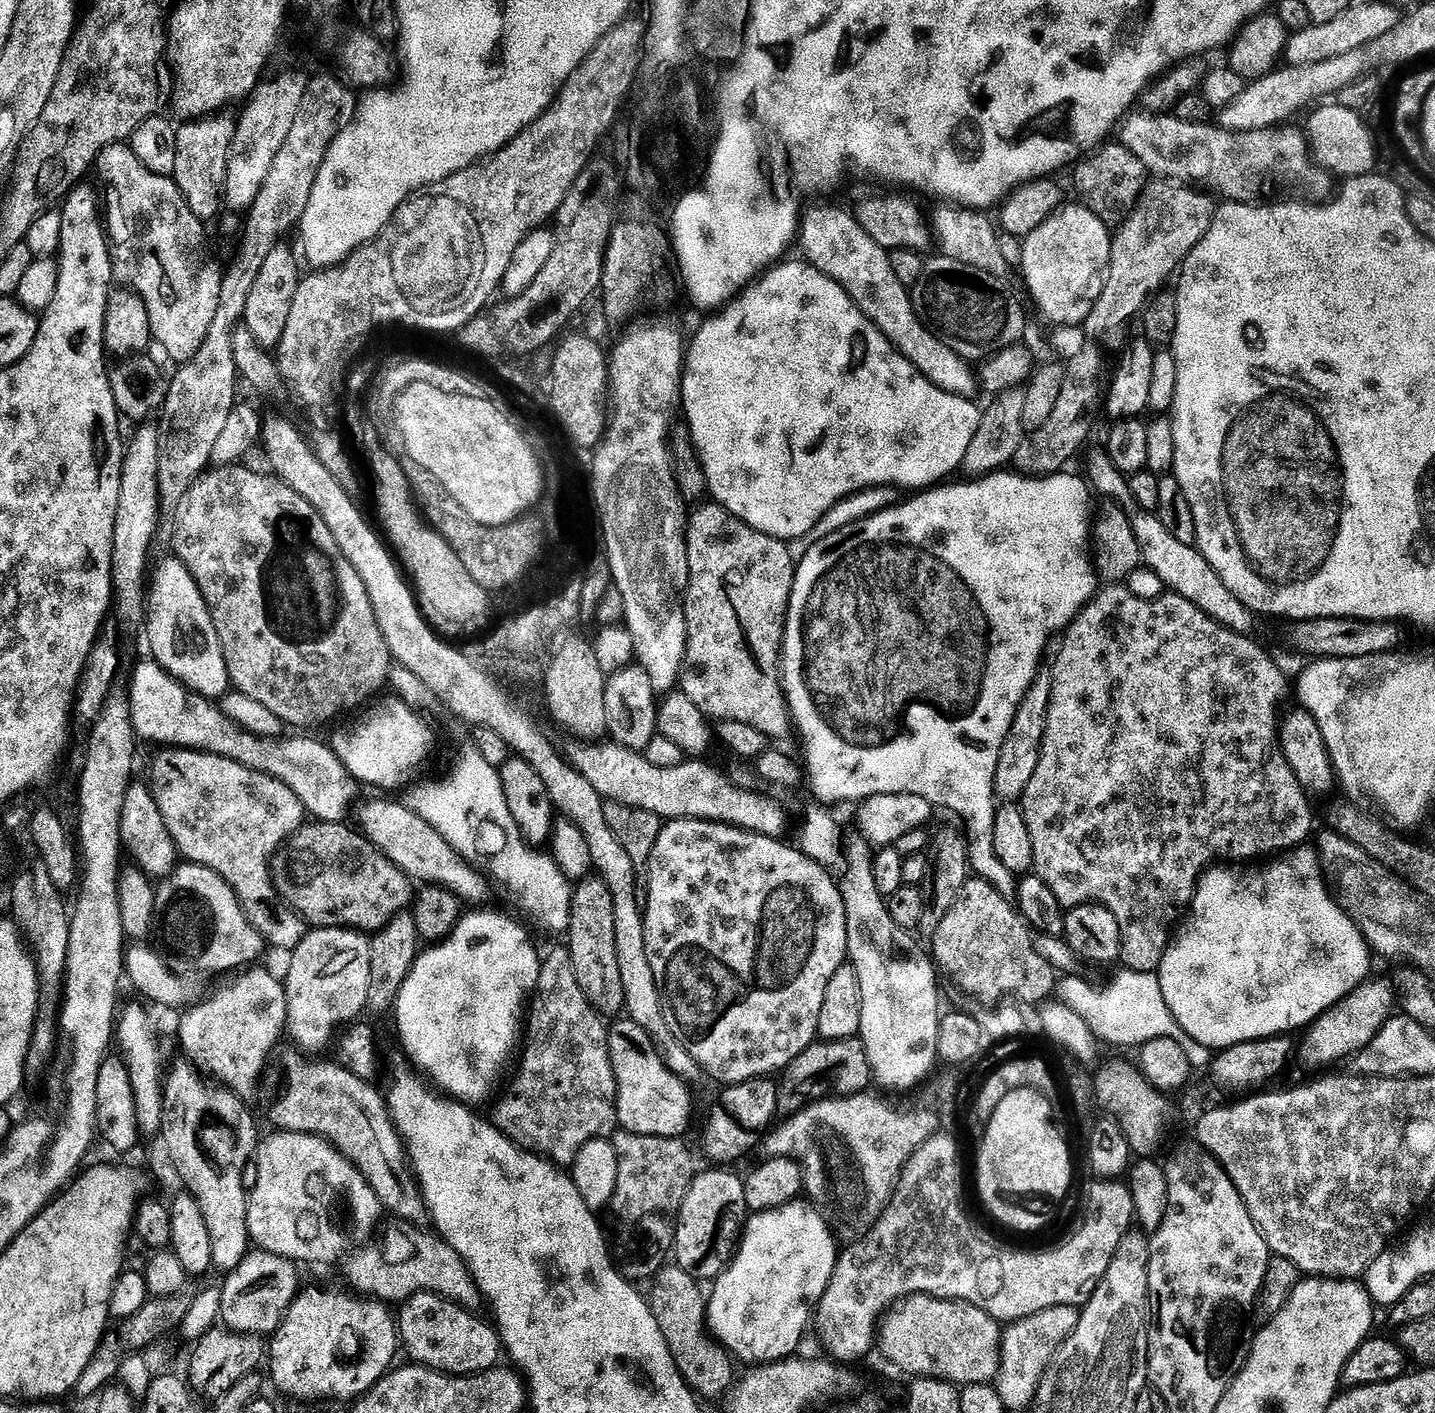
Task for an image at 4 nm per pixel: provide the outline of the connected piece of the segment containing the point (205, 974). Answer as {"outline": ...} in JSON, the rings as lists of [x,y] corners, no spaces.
{"outline":[[[180,862],[175,867],[180,871],[180,876],[184,876],[184,884],[188,884],[188,888],[196,888],[196,892],[204,892],[204,896],[212,896],[212,908],[216,908],[216,916],[220,916],[220,944],[216,944],[216,952],[204,952],[204,956],[196,956],[196,968],[200,968],[200,978],[210,978],[219,972],[235,973],[255,965],[259,961],[256,959],[266,952],[266,945],[258,930],[250,926],[240,899],[234,894],[232,887],[217,872],[201,864]]]}

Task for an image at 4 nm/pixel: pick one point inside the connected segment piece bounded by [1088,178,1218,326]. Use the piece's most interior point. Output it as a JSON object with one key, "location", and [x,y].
{"location":[1171,217]}

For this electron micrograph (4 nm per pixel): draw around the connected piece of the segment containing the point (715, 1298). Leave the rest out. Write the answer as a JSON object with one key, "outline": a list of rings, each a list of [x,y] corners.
{"outline":[[[800,1198],[793,1200],[791,1204],[787,1204],[784,1208],[775,1208],[774,1210],[766,1210],[765,1212],[749,1215],[742,1233],[740,1247],[736,1249],[736,1255],[732,1257],[732,1263],[716,1277],[714,1281],[716,1289],[710,1292],[710,1295],[707,1297],[708,1326],[716,1343],[721,1344],[724,1349],[732,1353],[733,1357],[741,1365],[744,1363],[744,1366],[773,1364],[776,1361],[795,1357],[797,1355],[796,1347],[803,1342],[804,1331],[807,1330],[808,1323],[811,1320],[813,1323],[814,1309],[819,1305],[821,1300],[825,1299],[828,1285],[832,1282],[832,1275],[836,1272],[838,1247],[836,1248],[835,1239],[837,1240],[837,1237],[834,1235],[833,1229],[830,1227],[827,1219],[811,1203],[805,1202]]]}

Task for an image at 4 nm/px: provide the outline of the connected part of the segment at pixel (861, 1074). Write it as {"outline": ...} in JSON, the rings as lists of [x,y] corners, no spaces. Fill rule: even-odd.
{"outline":[[[859,1039],[813,1042],[801,1056],[794,1058],[794,1062],[783,1069],[784,1080],[779,1081],[781,1109],[791,1114],[806,1104],[825,1099],[831,1093],[828,1091],[836,1080],[836,1072],[840,1072],[841,1097],[859,1096],[869,1091],[868,1083],[871,1085],[874,1077],[868,1054]]]}

